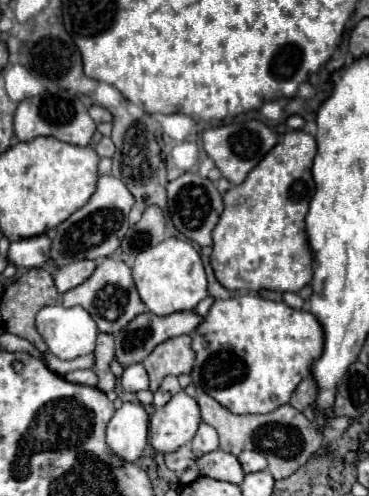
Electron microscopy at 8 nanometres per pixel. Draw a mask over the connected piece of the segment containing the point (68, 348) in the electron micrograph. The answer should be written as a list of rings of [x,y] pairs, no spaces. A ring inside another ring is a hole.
[[[45,306],[37,314],[37,332],[47,348],[61,360],[91,354],[97,338],[97,326],[81,306]]]

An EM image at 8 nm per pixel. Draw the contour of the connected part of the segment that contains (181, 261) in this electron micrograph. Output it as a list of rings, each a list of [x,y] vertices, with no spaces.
[[[167,238],[161,244],[139,252],[133,264],[133,280],[141,302],[155,316],[169,316],[173,312],[187,312],[207,298],[207,276],[199,252],[191,242],[179,238]]]

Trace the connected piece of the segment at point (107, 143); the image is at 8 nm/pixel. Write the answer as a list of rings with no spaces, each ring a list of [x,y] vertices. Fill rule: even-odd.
[[[103,136],[101,140],[99,140],[99,144],[97,144],[97,154],[103,158],[103,156],[113,156],[115,154],[115,146],[113,146],[113,142],[111,142],[111,138],[109,136]]]

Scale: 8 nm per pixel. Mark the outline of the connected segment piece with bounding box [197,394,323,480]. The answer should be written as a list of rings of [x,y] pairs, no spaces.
[[[205,394],[197,396],[197,404],[201,408],[203,422],[219,432],[223,452],[239,456],[243,450],[255,450],[265,454],[265,458],[269,460],[269,472],[273,474],[275,480],[291,476],[323,444],[321,430],[289,404],[283,404],[269,414],[245,414],[245,416],[237,416],[227,408],[221,408],[221,404],[217,404],[211,396]]]

